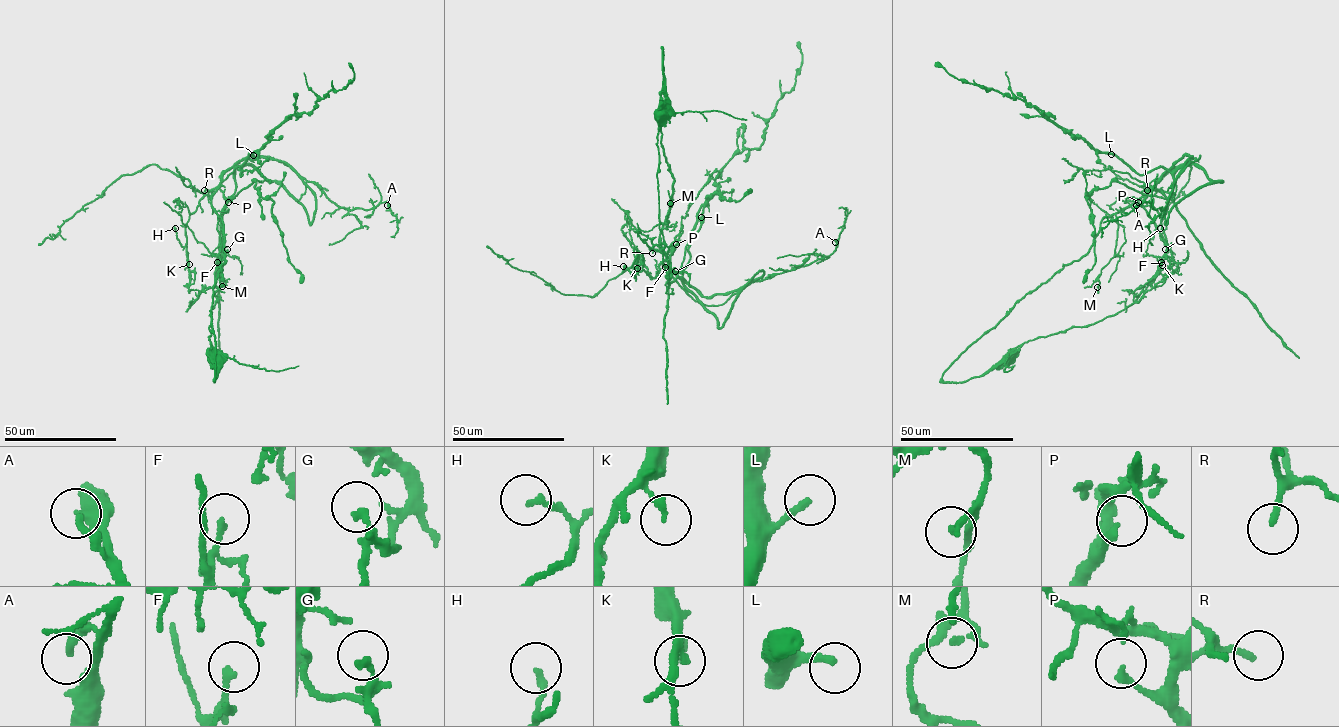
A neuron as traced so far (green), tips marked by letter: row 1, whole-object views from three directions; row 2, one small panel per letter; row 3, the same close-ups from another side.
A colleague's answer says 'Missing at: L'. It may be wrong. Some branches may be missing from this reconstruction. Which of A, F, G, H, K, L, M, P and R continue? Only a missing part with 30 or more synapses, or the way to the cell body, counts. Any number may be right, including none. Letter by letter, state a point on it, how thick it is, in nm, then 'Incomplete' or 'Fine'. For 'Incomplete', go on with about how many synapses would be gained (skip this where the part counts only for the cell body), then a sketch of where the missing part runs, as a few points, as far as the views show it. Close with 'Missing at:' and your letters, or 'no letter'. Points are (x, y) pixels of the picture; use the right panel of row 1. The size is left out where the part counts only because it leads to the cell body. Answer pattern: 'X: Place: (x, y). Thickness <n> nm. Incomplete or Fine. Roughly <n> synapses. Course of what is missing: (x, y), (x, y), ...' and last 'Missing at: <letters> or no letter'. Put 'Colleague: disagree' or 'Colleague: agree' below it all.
A: Place: (1136, 205). Thickness 200 nm. Fine
F: Place: (1161, 262). Thickness 120 nm. Fine
G: Place: (1165, 249). Thickness 170 nm. Fine
H: Place: (1160, 228). Thickness 180 nm. Fine
K: Place: (1162, 265). Thickness 160 nm. Fine
L: Place: (1111, 154). Thickness 200 nm. Incomplete. Roughly 40 synapses. Course of what is missing: (1111, 154), (1093, 152), (1086, 156), (1079, 155)
M: Place: (1097, 287). Thickness 150 nm. Fine
P: Place: (1138, 202). Thickness 190 nm. Fine
R: Place: (1147, 190). Thickness 170 nm. Fine
Missing at: L
Colleague: agree

